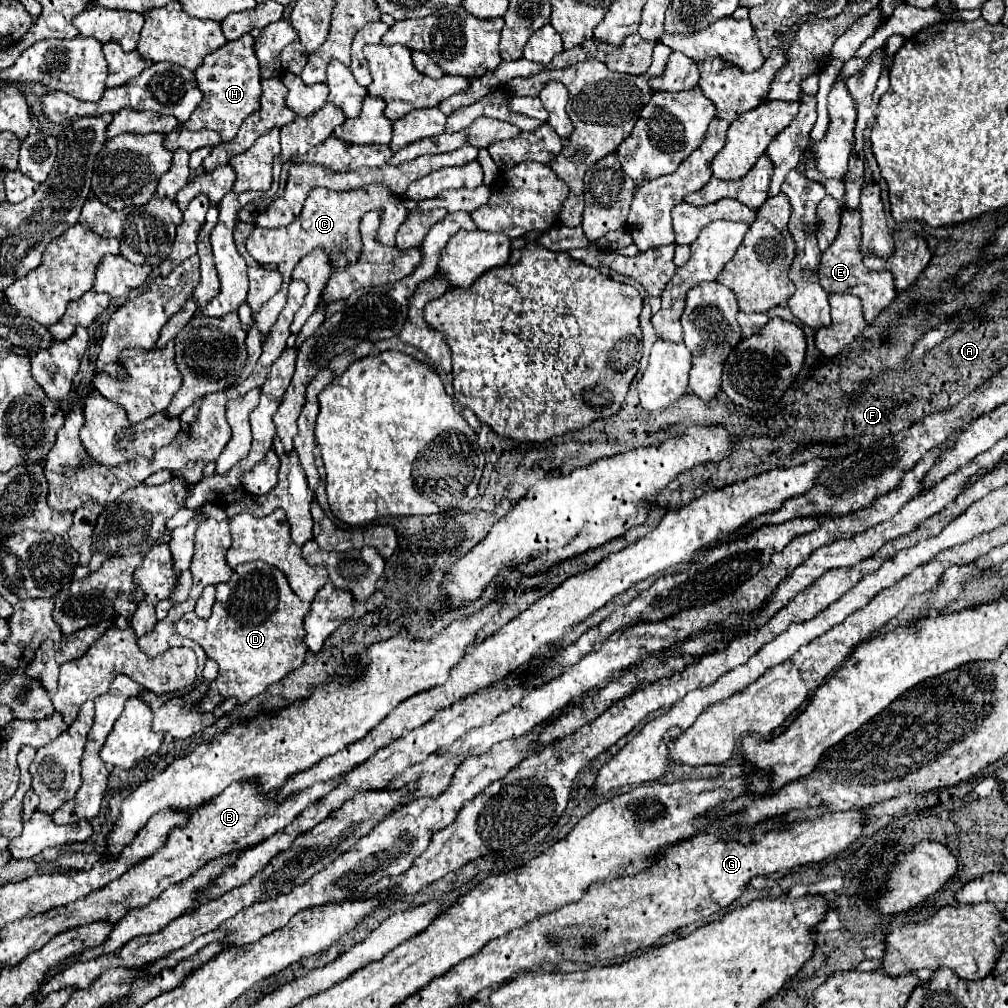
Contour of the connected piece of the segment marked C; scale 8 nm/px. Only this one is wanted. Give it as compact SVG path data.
M362 187L360 191L328 191L328 189L314 189L306 203L302 213L294 219L294 223L286 225L286 227L278 227L278 229L260 229L254 227L254 231L250 233L250 237L246 240L246 250L256 261L272 261L276 263L278 271L284 275L284 283L282 289L266 303L262 305L262 309L258 313L252 315L252 323L250 327L256 325L256 329L262 333L262 337L270 335L270 329L274 325L274 321L278 319L280 311L284 309L286 303L286 295L288 295L288 283L290 283L290 273L296 267L296 263L308 255L312 249L322 247L324 253L330 257L330 265L332 267L348 267L354 265L358 261L358 255L362 253L362 237L360 237L360 219L364 213L372 211L372 209L382 209L386 213L392 211L392 229L398 231L398 225L404 223L406 219L406 209L402 207L402 203L398 203L390 191L386 191L386 187Z

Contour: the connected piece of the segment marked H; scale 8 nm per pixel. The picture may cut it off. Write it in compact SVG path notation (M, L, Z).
M246 33L236 41L228 41L218 51L206 55L204 63L194 71L194 75L200 91L204 93L204 99L194 111L194 115L186 121L186 127L190 131L212 129L222 137L222 141L234 139L242 121L254 111L258 111L258 103L262 95L260 67L254 55L254 37Z

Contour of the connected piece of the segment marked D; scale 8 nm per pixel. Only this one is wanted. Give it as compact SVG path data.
M244 563L238 565L230 577L230 581L220 583L216 587L216 603L212 609L210 619L200 619L194 611L186 613L178 623L176 629L182 637L192 639L198 643L210 659L214 659L220 667L218 677L210 683L212 693L218 691L218 701L234 697L238 703L246 703L254 695L266 691L268 685L280 681L290 671L298 669L304 663L308 647L304 645L304 619L310 611L310 605L300 601L296 593L290 589L282 571L268 563Z

